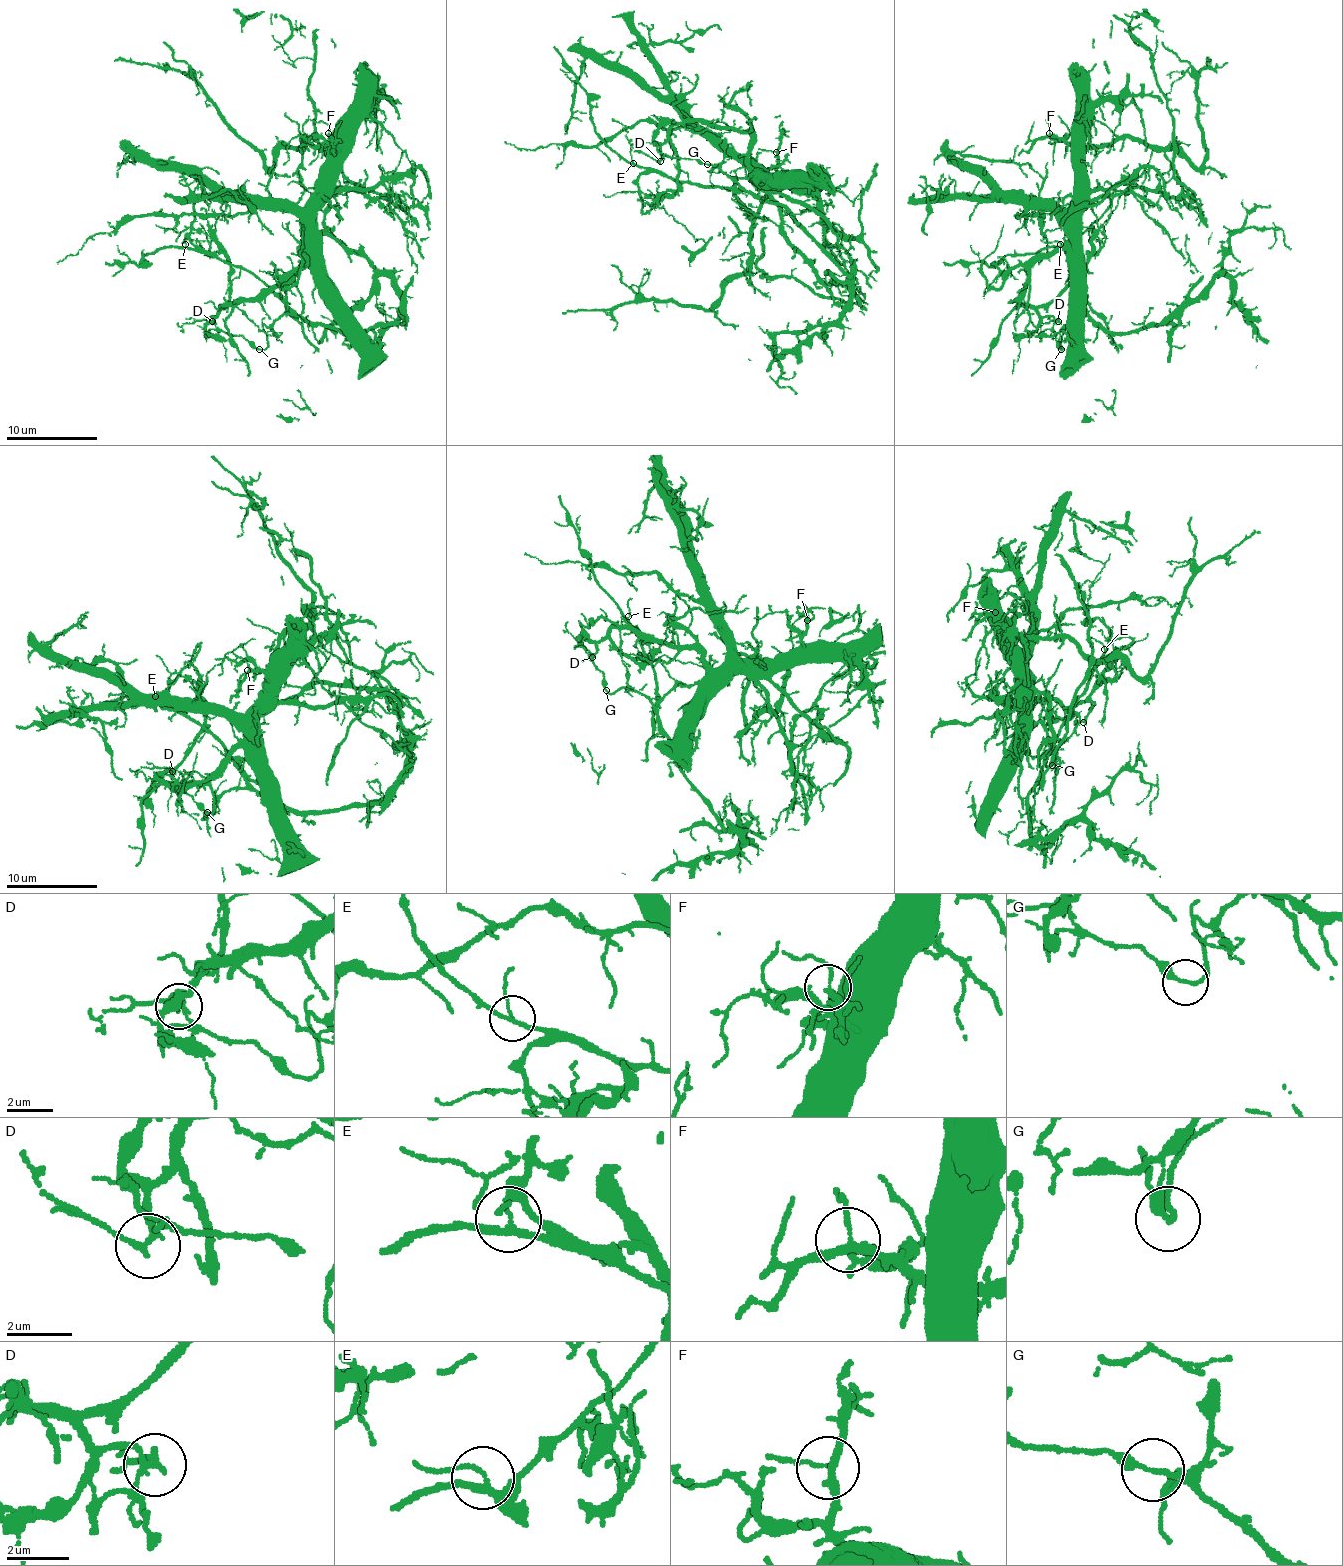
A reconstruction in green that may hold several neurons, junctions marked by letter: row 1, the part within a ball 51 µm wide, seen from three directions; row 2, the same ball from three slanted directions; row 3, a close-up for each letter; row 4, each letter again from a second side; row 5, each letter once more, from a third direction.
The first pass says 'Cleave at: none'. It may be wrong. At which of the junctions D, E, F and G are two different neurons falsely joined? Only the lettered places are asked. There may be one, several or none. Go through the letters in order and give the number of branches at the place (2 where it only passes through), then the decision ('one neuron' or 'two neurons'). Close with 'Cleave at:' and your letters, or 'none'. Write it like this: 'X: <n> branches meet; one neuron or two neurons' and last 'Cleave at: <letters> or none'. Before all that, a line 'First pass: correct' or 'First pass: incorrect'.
First pass: incorrect
D: 3 branches meet; one neuron
E: 3 branches meet; one neuron
F: 3 branches meet; one neuron
G: 2 branches meet; two neurons
Cleave at: G

